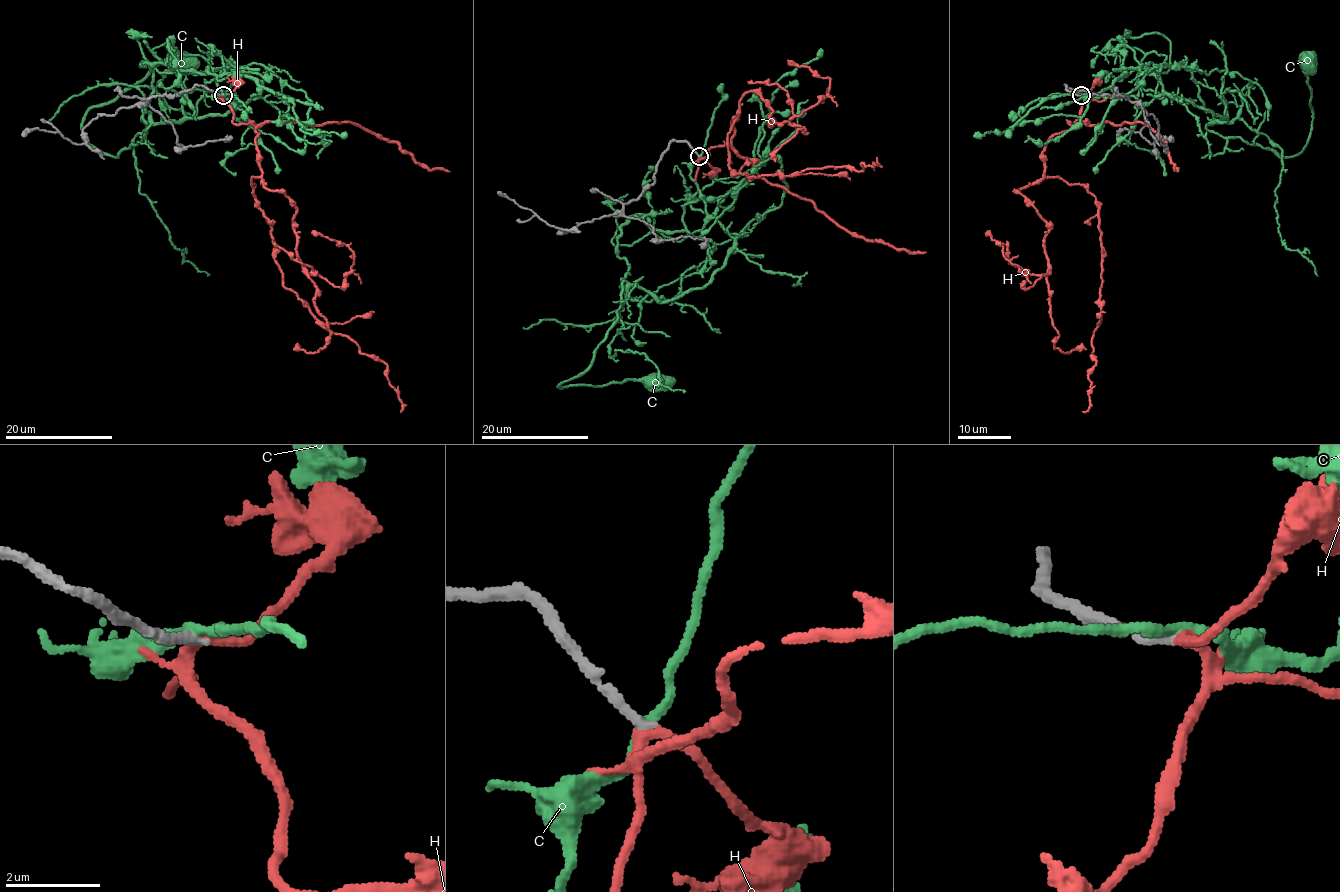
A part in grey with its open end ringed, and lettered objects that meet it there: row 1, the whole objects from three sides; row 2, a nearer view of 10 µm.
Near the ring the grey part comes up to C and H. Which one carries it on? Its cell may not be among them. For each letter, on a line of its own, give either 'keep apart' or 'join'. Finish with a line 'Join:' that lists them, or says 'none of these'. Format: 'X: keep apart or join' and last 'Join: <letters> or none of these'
C: keep apart
H: join
Join: H

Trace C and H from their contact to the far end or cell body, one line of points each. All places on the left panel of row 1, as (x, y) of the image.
C: (223, 94), (212, 72), (238, 68), (118, 156), (86, 140), (92, 108), (182, 64)
H: (223, 94), (232, 121), (258, 133), (262, 174), (251, 179), (253, 195), (283, 285), (387, 365), (400, 411)

